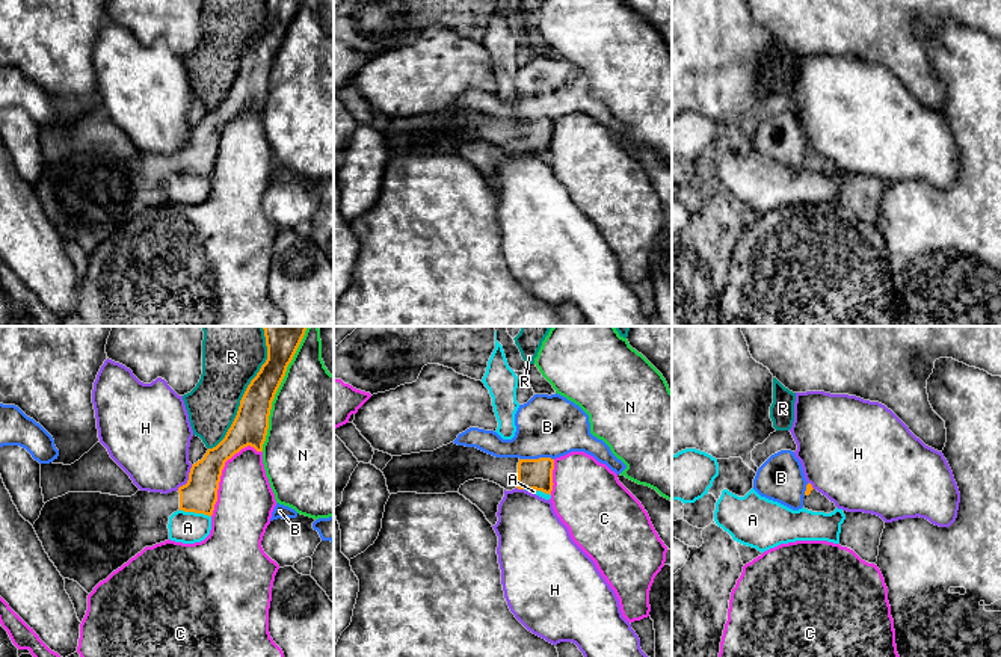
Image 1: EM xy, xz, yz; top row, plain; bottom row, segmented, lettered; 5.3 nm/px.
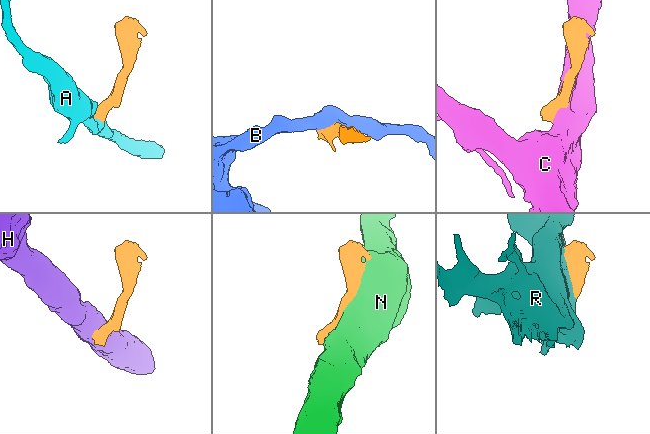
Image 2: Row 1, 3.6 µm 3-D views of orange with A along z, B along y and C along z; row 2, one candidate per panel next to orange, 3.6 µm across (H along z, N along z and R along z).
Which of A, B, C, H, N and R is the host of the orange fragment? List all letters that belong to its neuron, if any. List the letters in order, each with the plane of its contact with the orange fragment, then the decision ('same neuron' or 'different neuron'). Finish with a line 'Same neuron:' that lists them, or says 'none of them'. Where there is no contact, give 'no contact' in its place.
A: contact in xy; different neuron
B: contact in xz; different neuron
C: contact in xy; different neuron
H: contact in xy; different neuron
N: contact in xy; different neuron
R: contact in xy; different neuron
Same neuron: none of them

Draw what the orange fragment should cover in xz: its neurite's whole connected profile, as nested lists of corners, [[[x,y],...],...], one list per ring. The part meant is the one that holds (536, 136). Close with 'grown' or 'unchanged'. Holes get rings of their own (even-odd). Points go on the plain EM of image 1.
[[[450,104],[433,113],[393,121],[382,131],[390,156],[445,156],[474,140],[494,143],[506,153],[536,151],[551,157],[554,121],[495,119],[476,109]]] | grown

